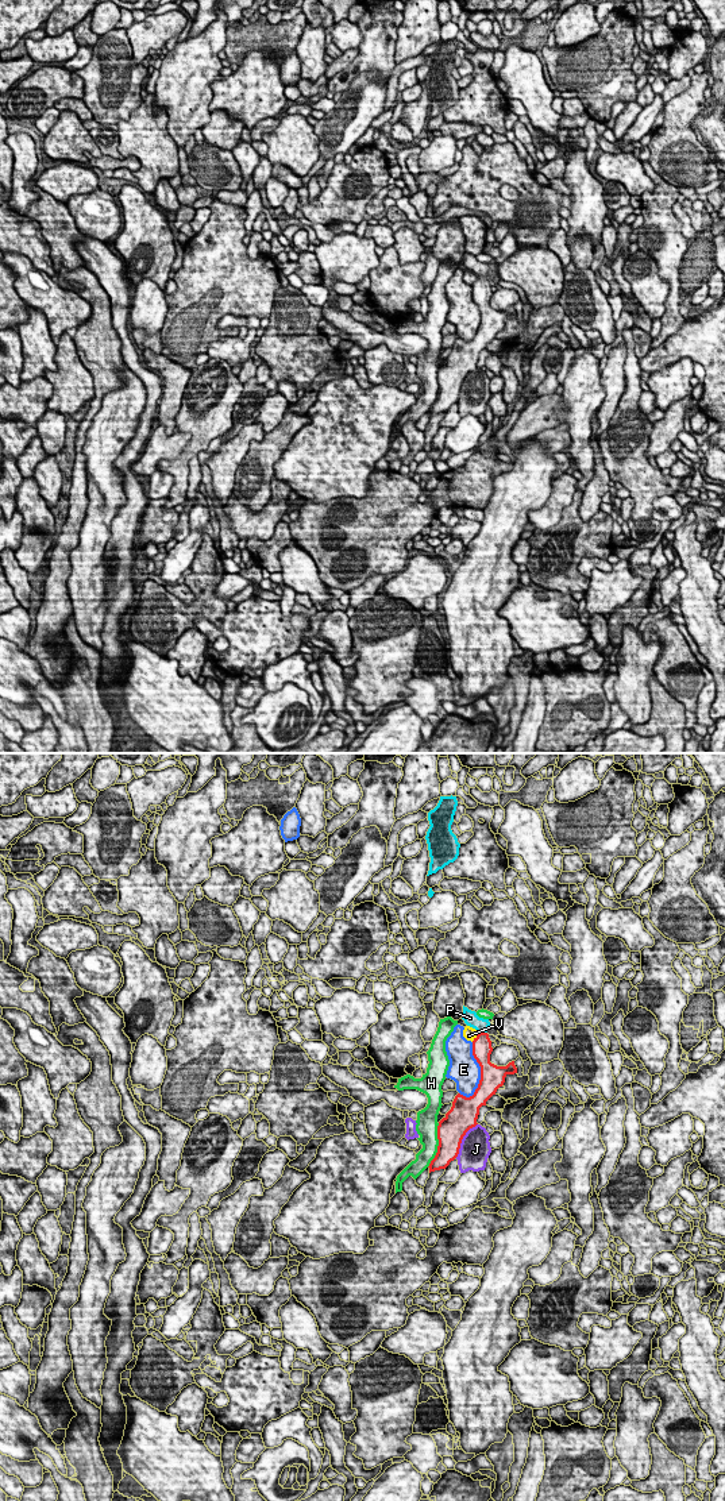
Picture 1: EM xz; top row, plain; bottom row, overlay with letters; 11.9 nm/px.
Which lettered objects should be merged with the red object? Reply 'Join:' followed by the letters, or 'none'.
Join: P

